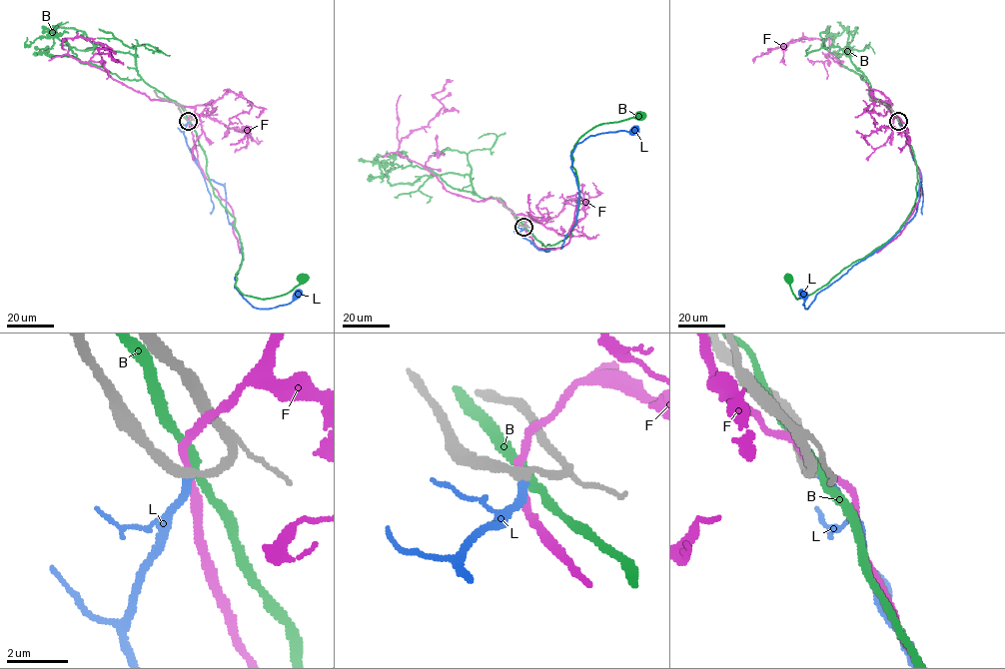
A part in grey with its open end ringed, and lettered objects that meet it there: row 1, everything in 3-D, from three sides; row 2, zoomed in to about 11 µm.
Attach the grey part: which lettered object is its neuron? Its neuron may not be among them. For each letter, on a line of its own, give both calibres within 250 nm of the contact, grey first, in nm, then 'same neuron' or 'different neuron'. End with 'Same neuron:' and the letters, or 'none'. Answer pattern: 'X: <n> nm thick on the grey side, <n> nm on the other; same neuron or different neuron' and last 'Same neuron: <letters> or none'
B: 280 nm thick on the grey side, 260 nm on the other; different neuron
F: 280 nm thick on the grey side, 220 nm on the other; different neuron
L: 280 nm thick on the grey side, 200 nm on the other; same neuron
Same neuron: L

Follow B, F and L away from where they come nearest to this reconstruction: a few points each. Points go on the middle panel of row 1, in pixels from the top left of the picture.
B: (523, 227), (542, 245), (553, 245), (568, 237), (579, 198), (571, 165), (575, 144), (598, 125), (638, 115)
F: (523, 227), (529, 216), (448, 192), (399, 156), (453, 80)
L: (523, 227), (519, 234), (537, 249), (562, 248), (576, 214), (574, 147), (590, 136), (635, 130)

